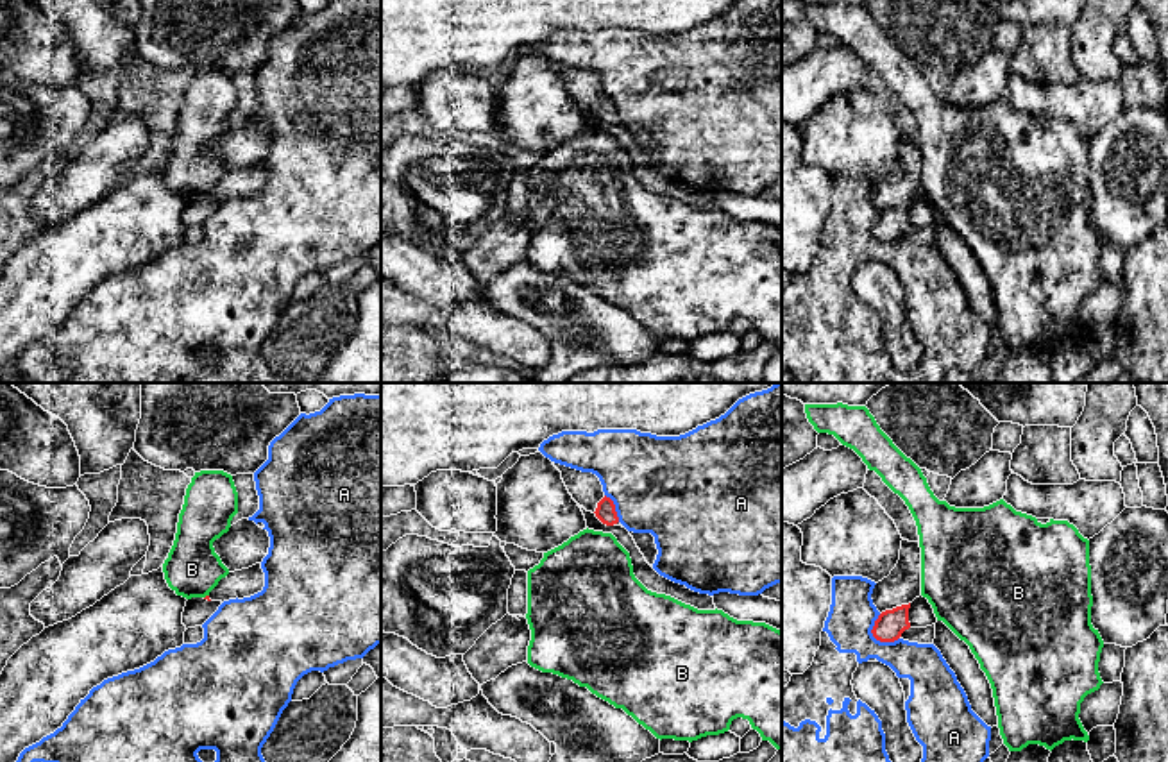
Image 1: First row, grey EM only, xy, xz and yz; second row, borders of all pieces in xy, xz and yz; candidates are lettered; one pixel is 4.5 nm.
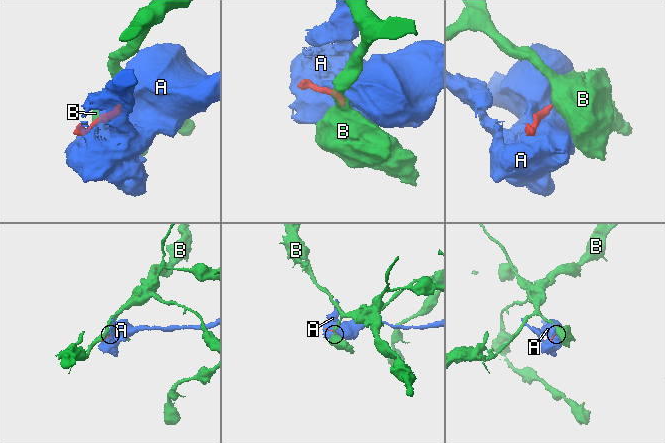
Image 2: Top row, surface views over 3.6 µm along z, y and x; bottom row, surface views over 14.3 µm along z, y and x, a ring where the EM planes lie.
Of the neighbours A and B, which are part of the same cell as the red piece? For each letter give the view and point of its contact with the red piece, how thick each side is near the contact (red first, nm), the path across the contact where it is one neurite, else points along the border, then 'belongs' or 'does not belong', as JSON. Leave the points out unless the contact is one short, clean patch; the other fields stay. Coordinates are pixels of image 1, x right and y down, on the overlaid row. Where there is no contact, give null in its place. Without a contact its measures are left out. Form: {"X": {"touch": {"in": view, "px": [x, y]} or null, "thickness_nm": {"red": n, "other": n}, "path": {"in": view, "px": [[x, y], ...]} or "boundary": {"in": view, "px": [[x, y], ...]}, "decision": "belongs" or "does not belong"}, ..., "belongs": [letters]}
{"A": {"touch": {"in": "yz", "px": [875, 637]}, "thickness_nm": {"red": 130, "other": 220}, "decision": "does not belong"}, "B": {"touch": {"in": "xy", "px": [206, 596]}, "thickness_nm": {"red": 20, "other": 240}, "boundary": {"in": "xy", "px": [[208, 594], [204, 598]]}, "decision": "does not belong"}, "belongs": []}

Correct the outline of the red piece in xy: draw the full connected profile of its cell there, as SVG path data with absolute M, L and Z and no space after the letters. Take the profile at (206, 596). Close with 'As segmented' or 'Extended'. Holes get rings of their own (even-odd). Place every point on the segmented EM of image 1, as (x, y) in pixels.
M261 563L249 569L229 572L218 585L204 597L207 601L243 599L261 592L265 587L265 572Z. Extended

